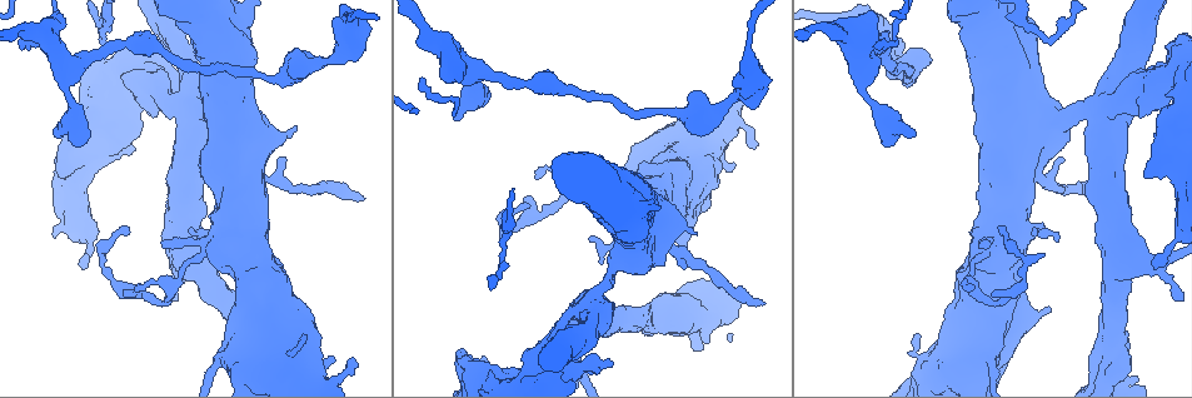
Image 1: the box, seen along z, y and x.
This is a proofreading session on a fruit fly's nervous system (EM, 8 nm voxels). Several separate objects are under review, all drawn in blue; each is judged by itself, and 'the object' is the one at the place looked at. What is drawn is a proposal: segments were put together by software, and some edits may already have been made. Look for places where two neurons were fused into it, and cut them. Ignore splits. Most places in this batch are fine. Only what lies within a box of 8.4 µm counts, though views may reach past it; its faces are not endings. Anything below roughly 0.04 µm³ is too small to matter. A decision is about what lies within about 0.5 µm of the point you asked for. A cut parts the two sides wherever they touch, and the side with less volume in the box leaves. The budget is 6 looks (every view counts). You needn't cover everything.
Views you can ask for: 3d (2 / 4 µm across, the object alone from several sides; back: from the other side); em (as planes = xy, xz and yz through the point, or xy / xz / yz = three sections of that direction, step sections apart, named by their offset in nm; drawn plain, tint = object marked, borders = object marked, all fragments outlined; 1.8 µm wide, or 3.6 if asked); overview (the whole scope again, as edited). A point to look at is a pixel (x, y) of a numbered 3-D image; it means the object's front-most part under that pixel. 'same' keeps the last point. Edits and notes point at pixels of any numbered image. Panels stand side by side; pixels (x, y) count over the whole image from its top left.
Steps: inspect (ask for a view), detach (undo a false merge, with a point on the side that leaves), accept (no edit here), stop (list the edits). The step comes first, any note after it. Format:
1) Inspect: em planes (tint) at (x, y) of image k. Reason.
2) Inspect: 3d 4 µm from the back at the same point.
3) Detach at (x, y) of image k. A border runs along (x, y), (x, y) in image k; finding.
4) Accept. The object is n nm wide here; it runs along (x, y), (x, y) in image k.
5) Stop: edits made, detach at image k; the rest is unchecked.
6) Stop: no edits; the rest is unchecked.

Inspect: em 3.6 µm xy step 16 (plain) at (193, 112) of image 1. A narrow waist.

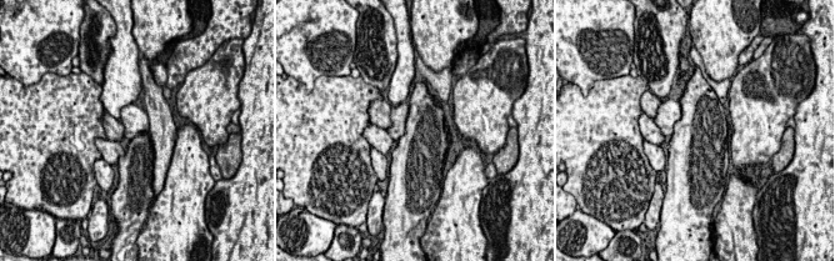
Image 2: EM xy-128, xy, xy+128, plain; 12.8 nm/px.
Inspect: em 3.6 µm xy step 16 (tint) at the same point. Where the object lies.

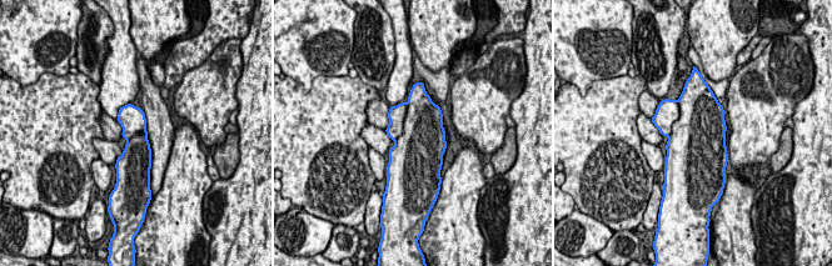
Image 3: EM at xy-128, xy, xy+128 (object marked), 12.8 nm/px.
Detach at (422, 128) of image 3. A border runs along (407, 104), (403, 131), (394, 140) in image 3; a second neuron is stuck on.

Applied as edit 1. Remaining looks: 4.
Inspect: overview.

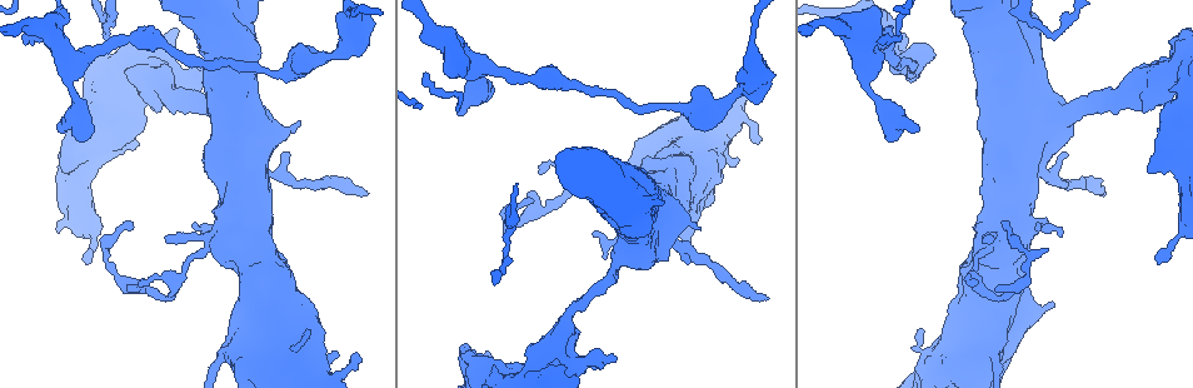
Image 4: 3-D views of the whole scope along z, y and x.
Inspect: em planes (plain) at (978, 259) of image 4. Thick turns thin.

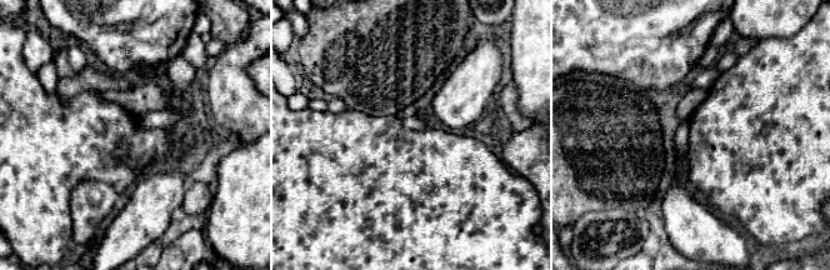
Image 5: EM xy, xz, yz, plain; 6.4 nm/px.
Inspect: em planes (tint) at the same point. With the object marked.

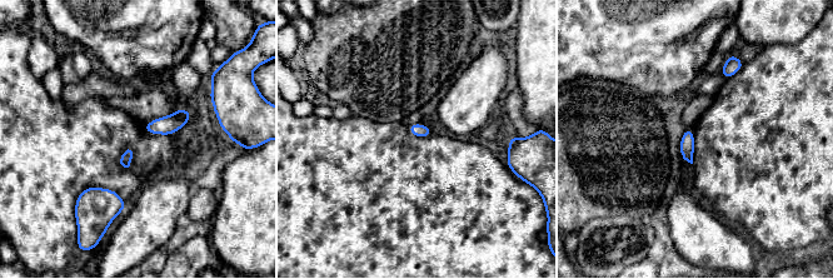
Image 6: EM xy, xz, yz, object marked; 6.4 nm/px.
Accept. One neuron here.

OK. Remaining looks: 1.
Inspect: em planes (tint) at (438, 40) of image 4. Three arms meet.

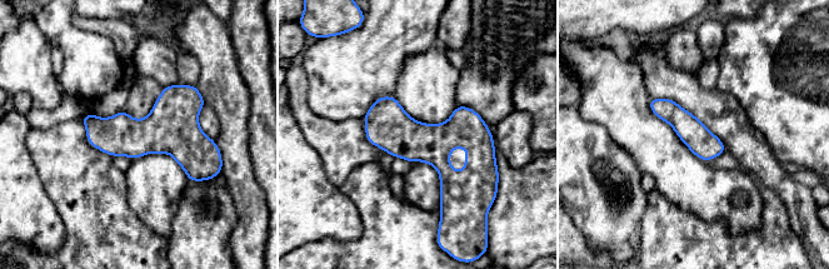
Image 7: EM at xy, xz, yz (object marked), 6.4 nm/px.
Accept. It runs along (368, 116), (492, 153) in image 7; all the same neuron.

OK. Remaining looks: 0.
Stop: edits made, detach at image 3; the rest is unchecked.

